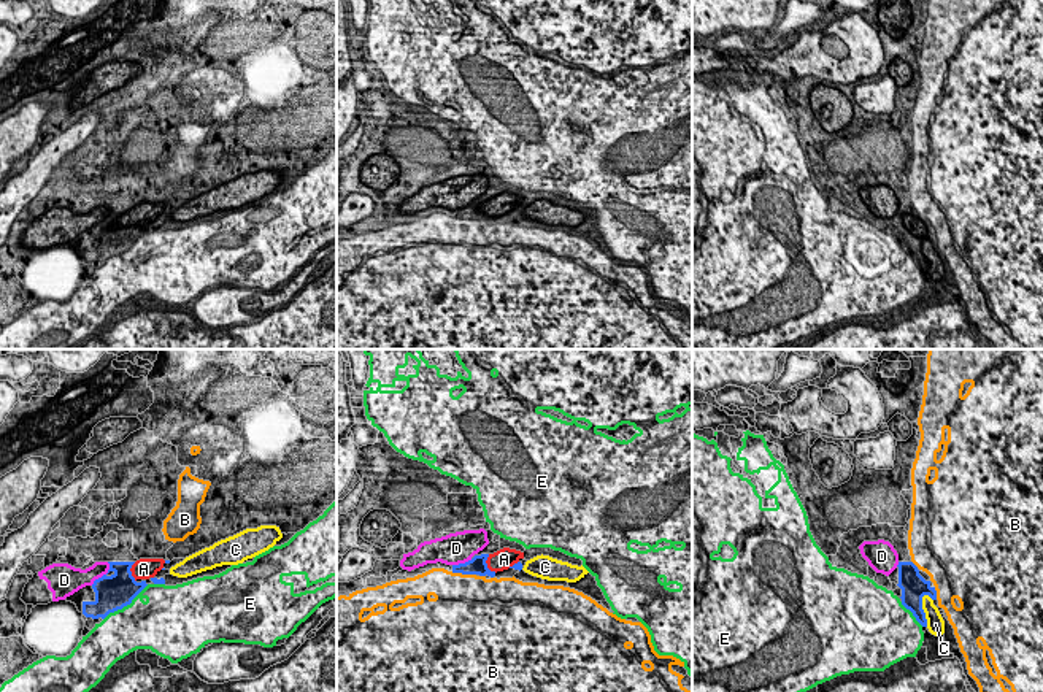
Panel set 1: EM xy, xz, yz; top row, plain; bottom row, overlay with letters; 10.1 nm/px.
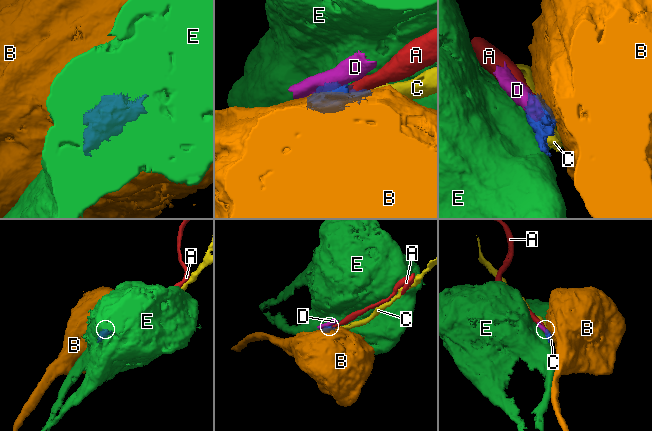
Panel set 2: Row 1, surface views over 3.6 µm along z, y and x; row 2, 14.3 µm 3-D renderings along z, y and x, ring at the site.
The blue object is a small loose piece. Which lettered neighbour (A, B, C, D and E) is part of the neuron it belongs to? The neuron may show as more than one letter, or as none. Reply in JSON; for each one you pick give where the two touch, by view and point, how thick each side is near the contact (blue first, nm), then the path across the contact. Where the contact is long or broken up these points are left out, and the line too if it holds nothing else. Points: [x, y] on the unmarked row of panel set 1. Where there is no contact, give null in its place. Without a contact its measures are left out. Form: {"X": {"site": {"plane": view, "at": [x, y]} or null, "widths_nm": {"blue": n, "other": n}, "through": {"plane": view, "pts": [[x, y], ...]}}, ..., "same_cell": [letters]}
{"A": {"site": {"plane": "xz", "at": [486, 210]}, "widths_nm": {"blue": 180, "other": 200}, "through": {"plane": "xz", "pts": [[477, 210], [486, 210], [504, 203]]}}, "same_cell": ["A"]}

